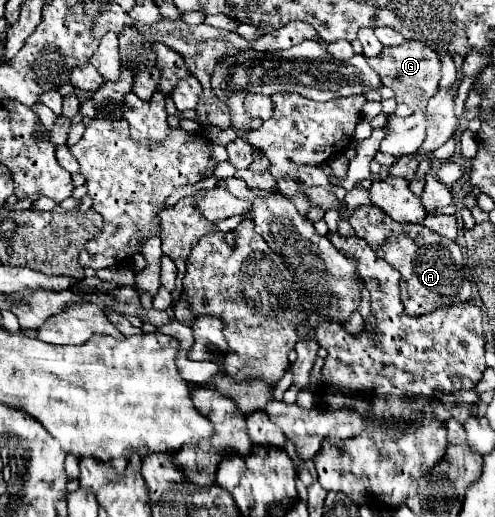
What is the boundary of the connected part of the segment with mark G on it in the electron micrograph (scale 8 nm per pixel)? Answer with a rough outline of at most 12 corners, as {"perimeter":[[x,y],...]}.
{"perimeter":[[422,43],[384,47],[368,65],[398,103],[426,107],[440,59]]}

